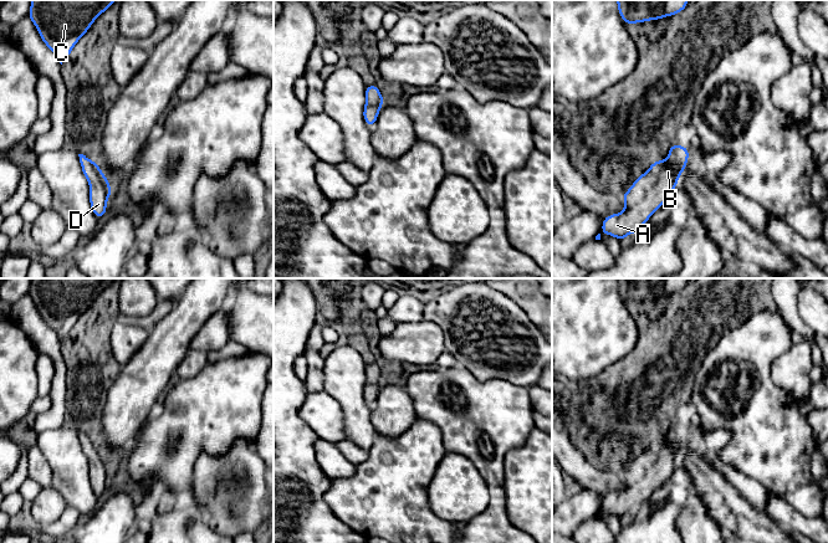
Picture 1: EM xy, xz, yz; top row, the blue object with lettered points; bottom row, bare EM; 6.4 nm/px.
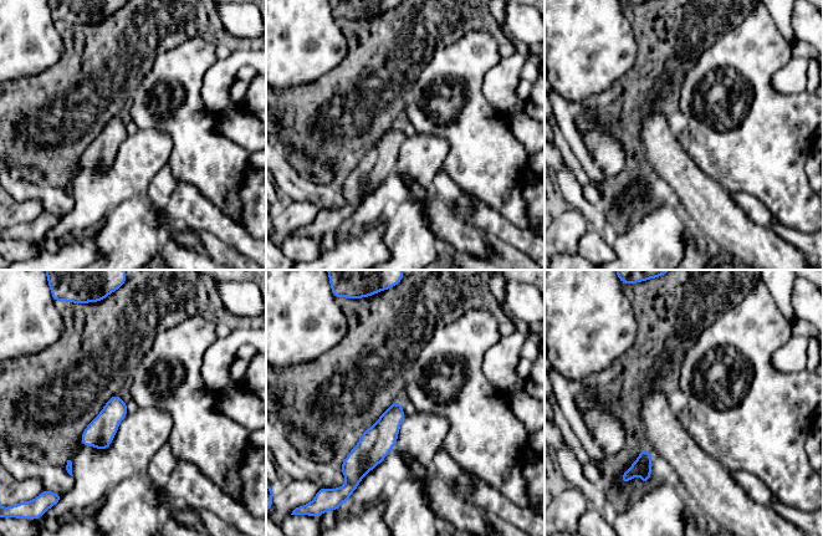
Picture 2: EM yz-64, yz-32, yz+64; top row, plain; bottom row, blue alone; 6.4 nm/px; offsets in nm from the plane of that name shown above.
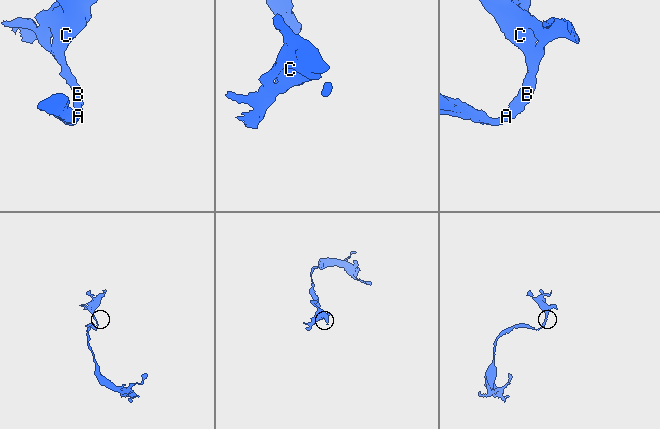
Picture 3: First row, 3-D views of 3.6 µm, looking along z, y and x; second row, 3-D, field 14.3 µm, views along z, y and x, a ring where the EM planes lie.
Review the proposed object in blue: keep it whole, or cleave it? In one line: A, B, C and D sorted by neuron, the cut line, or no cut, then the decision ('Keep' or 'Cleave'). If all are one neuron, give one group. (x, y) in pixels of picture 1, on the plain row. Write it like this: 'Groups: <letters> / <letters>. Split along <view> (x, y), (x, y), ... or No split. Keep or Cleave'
Groups: A B C D. No split. Keep

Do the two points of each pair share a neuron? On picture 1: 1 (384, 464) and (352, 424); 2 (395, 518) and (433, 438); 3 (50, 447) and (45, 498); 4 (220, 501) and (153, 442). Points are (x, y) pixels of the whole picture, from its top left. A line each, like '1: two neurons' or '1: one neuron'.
1: two neurons
2: one neuron
3: two neurons
4: two neurons

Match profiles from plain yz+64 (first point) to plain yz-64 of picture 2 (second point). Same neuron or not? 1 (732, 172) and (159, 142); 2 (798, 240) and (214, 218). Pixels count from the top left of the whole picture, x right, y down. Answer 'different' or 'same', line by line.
1: different
2: same

